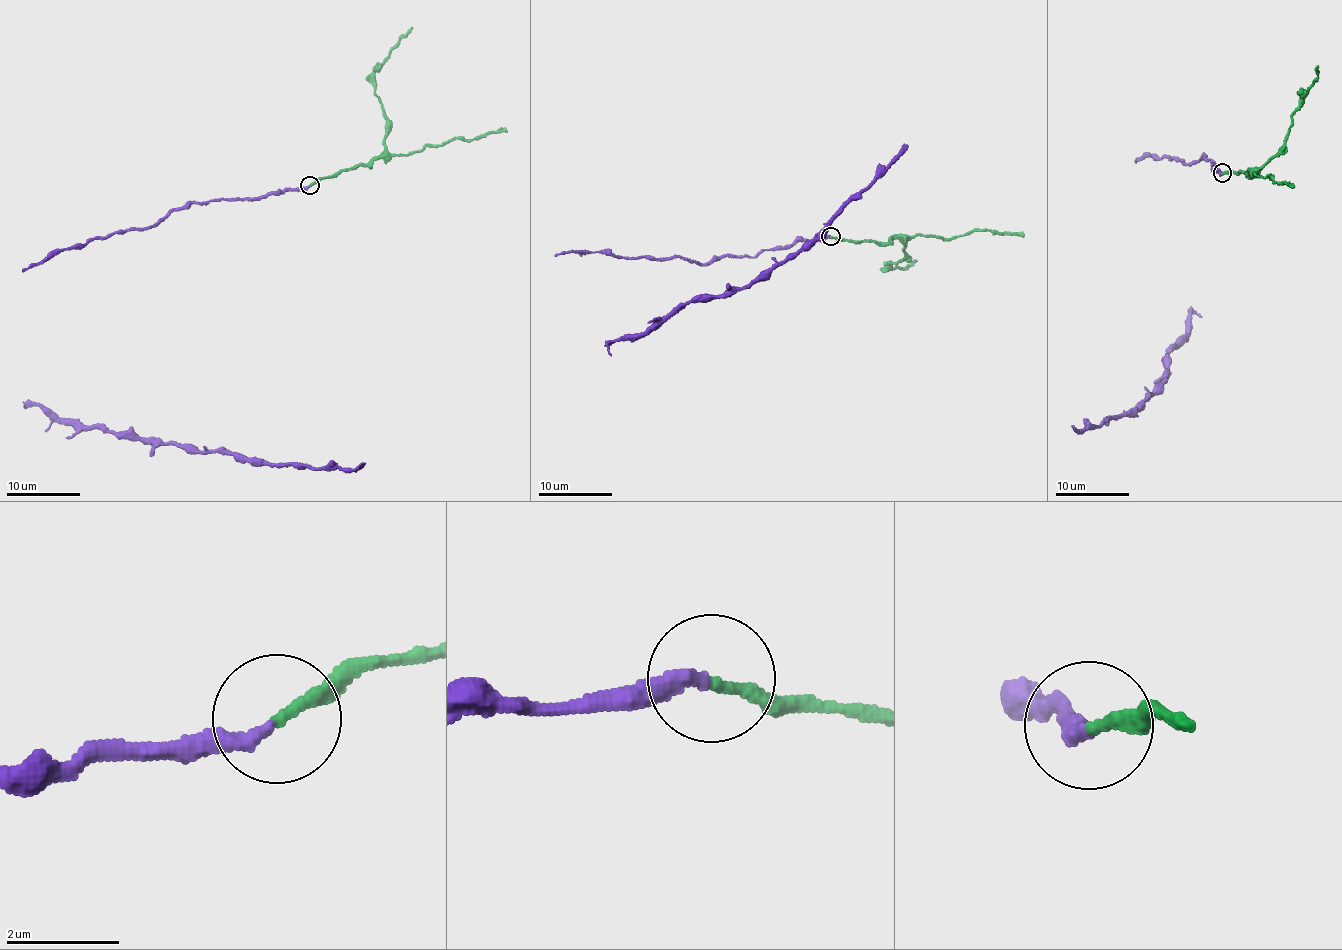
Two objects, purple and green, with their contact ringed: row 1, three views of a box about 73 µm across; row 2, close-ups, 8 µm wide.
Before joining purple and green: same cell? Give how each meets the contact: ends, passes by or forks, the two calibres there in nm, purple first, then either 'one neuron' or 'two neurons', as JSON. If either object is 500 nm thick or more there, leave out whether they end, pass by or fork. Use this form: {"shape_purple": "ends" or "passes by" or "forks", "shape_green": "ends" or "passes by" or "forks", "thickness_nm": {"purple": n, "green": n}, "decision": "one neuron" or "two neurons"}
{"shape_purple": "ends", "shape_green": "ends", "thickness_nm": {"purple": 280, "green": 200}, "decision": "one neuron"}

